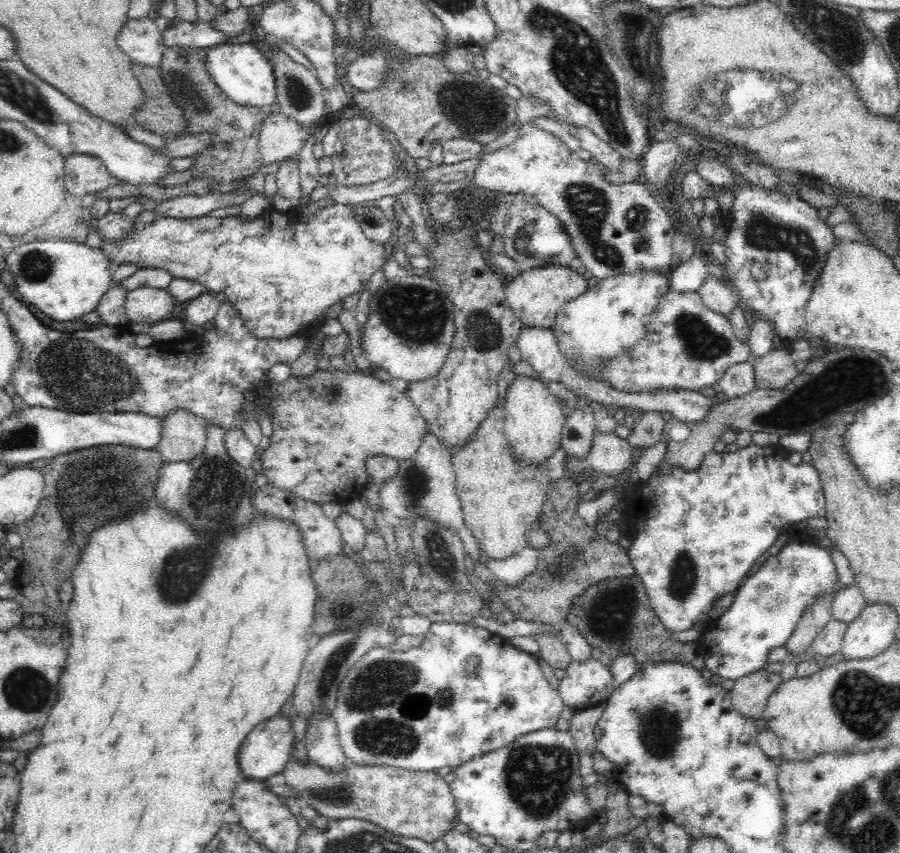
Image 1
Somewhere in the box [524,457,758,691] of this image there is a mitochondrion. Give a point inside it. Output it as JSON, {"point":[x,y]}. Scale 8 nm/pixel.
{"point":[614,612]}

